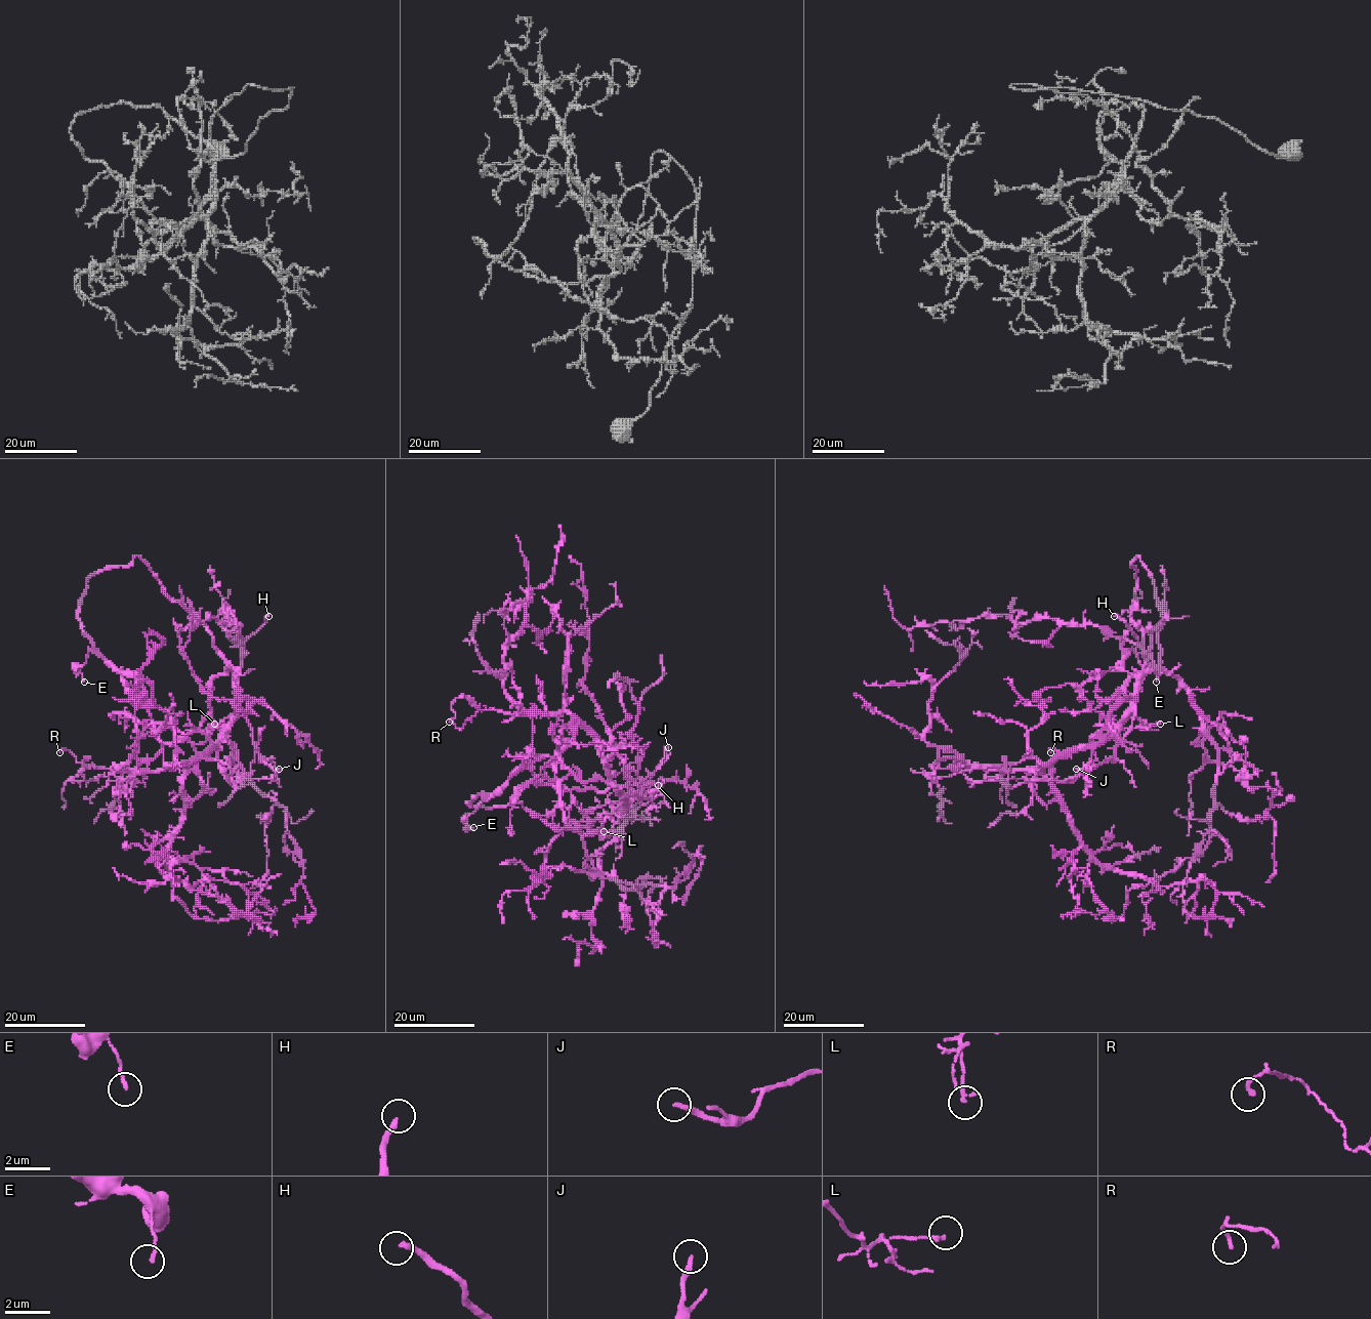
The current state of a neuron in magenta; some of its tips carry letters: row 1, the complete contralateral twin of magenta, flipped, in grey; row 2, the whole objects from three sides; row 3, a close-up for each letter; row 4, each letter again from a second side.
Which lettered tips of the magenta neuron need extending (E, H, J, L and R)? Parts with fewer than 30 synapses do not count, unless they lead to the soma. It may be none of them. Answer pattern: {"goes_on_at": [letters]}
{"goes_on_at": ["H"]}

